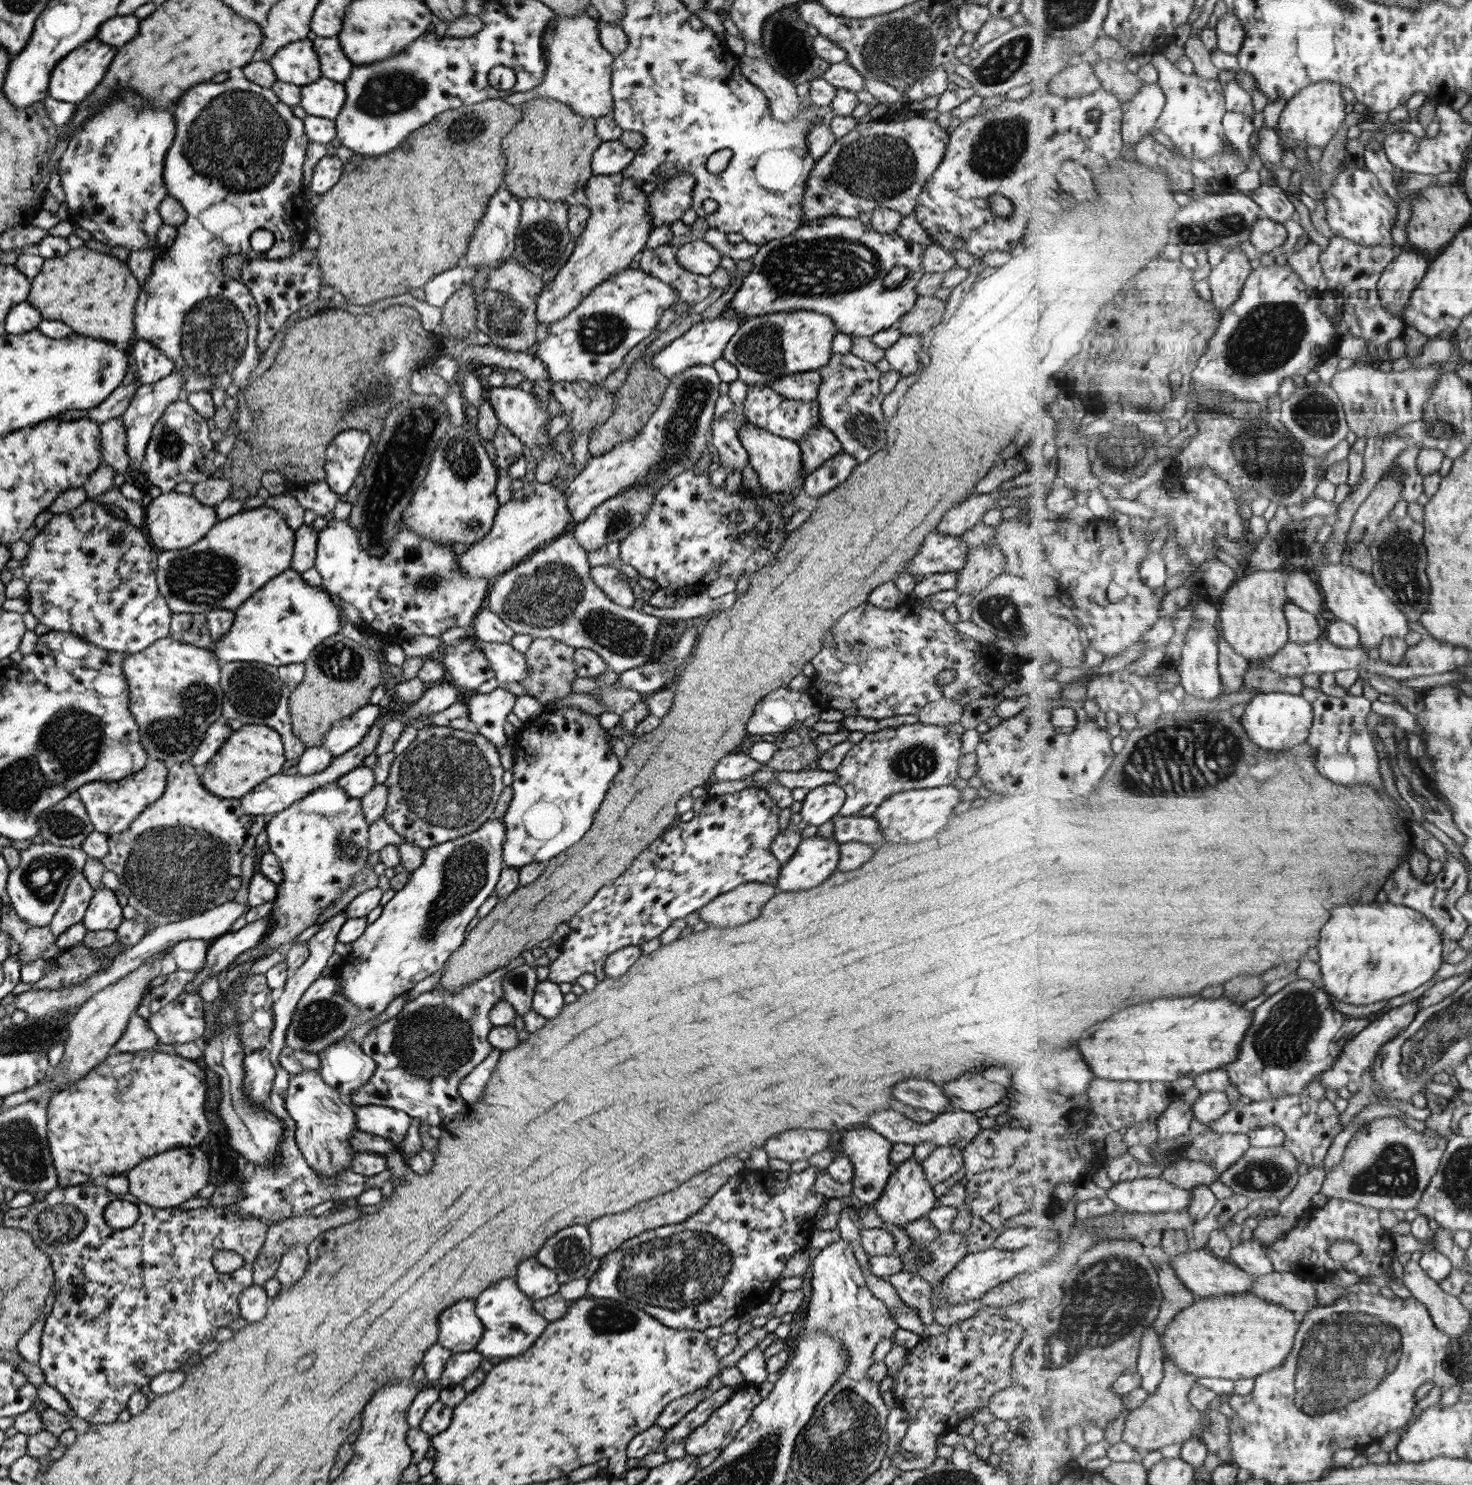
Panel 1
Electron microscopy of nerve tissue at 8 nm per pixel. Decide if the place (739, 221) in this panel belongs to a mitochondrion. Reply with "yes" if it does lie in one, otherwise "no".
no

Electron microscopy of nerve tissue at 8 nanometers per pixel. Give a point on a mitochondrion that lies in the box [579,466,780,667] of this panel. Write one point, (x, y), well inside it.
(619, 518)

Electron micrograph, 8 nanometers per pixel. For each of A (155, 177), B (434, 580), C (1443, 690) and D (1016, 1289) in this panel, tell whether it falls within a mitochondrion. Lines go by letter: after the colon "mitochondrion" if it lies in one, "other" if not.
A: other
B: mitochondrion
C: other
D: other

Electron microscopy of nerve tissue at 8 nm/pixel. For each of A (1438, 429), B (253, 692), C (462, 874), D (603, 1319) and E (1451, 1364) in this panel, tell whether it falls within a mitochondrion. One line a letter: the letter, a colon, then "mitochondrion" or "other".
A: mitochondrion
B: mitochondrion
C: mitochondrion
D: mitochondrion
E: other

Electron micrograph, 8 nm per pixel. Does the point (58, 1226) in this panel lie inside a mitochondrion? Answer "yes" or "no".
yes

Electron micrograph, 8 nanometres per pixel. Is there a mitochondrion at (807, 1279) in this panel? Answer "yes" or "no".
no

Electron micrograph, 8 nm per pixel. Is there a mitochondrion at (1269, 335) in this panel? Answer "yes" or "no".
yes

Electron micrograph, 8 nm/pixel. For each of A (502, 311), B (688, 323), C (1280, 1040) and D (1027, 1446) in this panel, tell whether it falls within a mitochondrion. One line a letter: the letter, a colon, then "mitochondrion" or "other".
A: mitochondrion
B: other
C: mitochondrion
D: other

